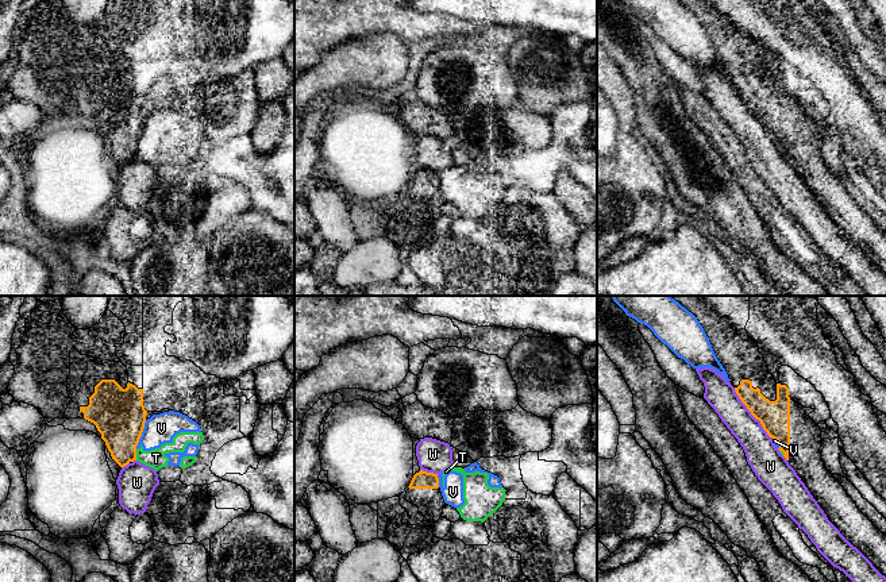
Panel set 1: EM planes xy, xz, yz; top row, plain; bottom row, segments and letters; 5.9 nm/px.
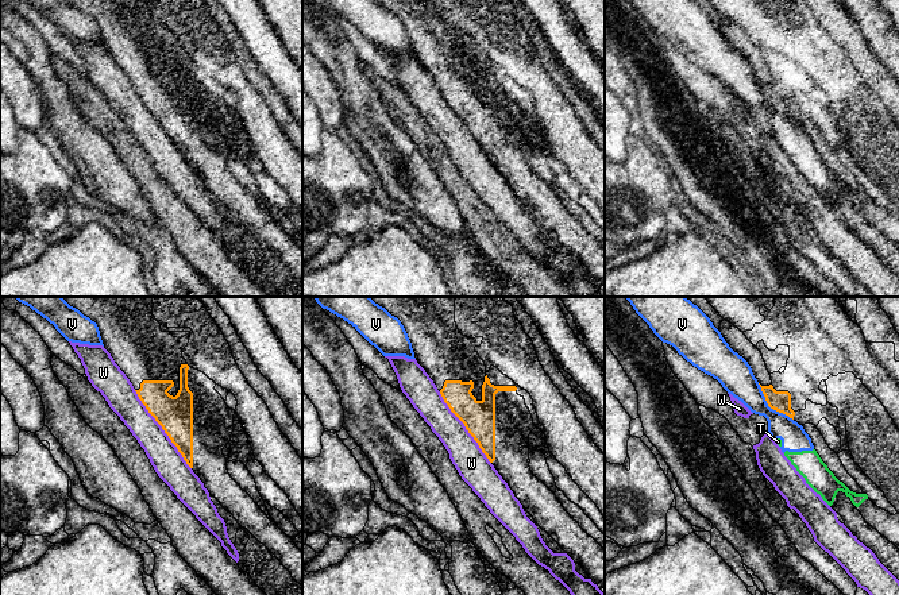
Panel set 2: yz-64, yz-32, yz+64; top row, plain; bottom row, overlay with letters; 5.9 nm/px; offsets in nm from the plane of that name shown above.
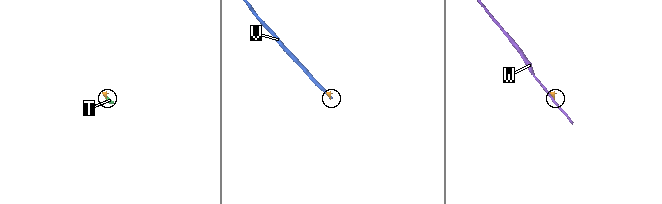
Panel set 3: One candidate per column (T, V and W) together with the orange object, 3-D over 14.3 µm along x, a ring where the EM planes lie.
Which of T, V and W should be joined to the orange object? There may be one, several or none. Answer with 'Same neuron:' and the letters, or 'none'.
Same neuron: none

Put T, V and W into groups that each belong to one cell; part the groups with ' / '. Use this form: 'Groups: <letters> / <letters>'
Groups: T V / W

